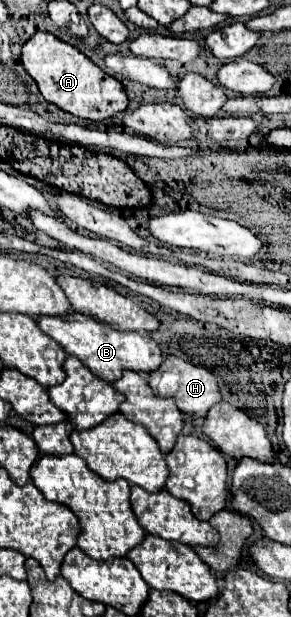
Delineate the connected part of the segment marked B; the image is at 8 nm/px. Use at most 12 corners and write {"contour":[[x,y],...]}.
{"contour":[[89,316],[37,326],[99,378],[153,372],[165,360],[149,334]]}

